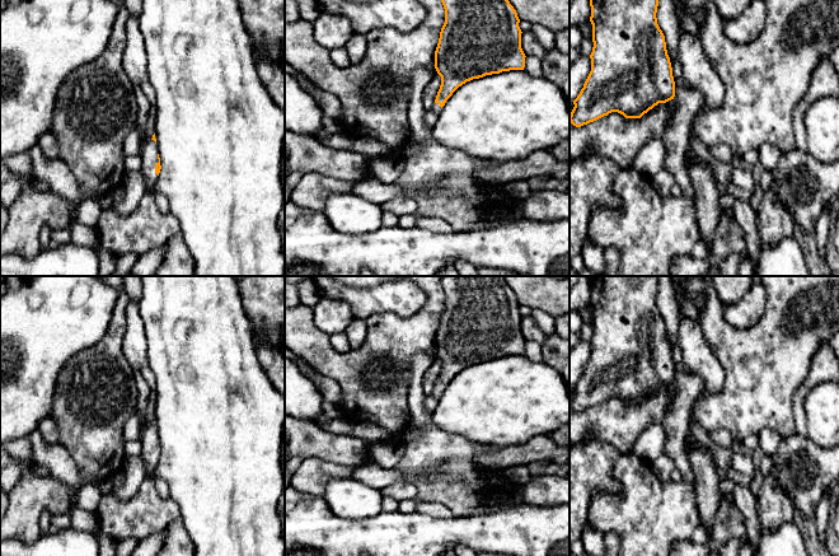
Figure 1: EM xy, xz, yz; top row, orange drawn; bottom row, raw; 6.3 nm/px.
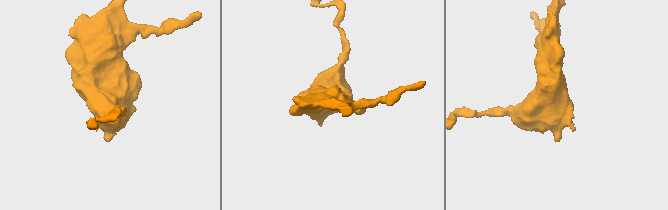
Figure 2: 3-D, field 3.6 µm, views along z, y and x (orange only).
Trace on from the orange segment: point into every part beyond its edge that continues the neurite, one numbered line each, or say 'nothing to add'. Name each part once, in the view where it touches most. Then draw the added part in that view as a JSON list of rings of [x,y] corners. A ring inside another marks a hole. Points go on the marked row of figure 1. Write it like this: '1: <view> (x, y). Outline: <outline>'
1: xy (149, 152). Outline: [[[149,140],[140,150],[141,156],[141,169],[140,172],[146,181],[146,191],[151,191],[153,186],[158,178],[155,173],[155,165],[159,163],[158,159],[158,146],[154,140]]]

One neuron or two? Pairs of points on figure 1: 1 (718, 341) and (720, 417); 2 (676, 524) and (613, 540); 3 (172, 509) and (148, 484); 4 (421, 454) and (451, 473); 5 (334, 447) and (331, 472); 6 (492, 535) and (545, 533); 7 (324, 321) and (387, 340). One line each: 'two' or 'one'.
1: one
2: two
3: one
4: one
5: two
6: one
7: two

